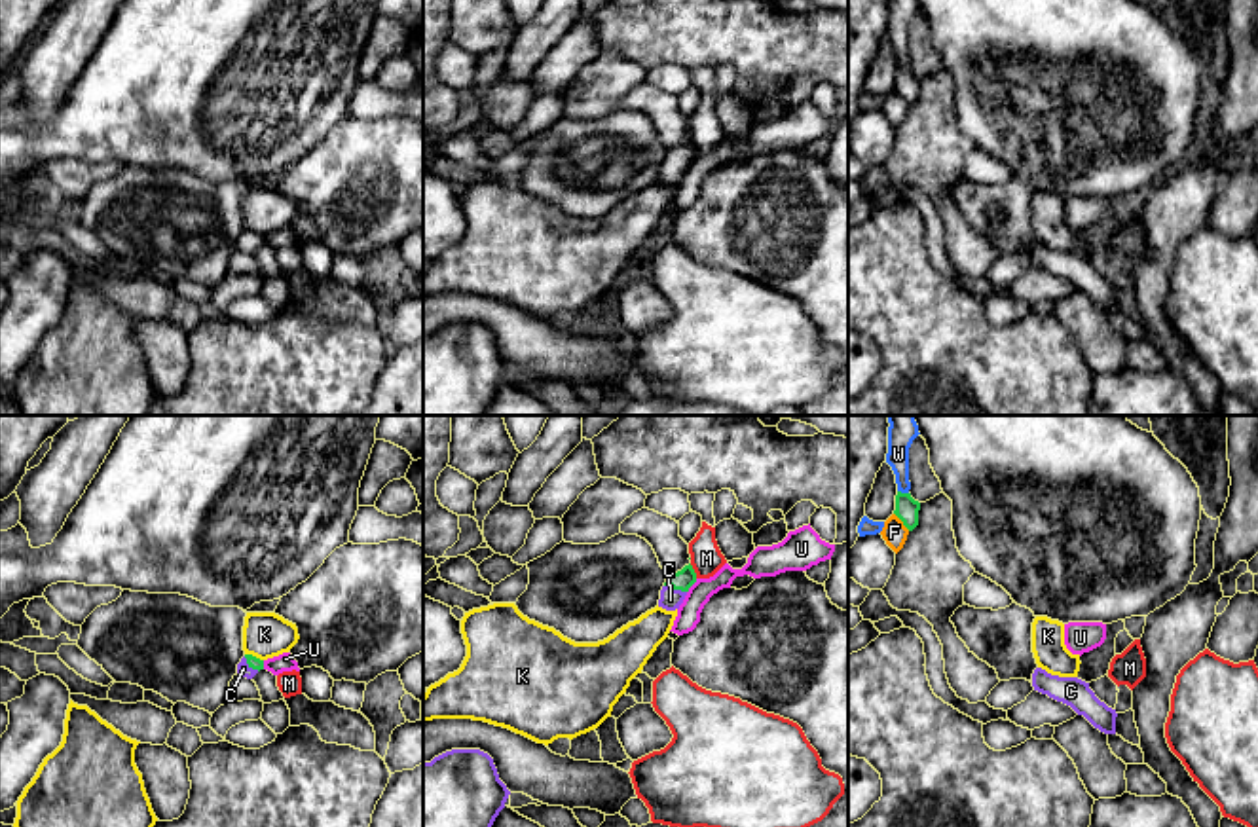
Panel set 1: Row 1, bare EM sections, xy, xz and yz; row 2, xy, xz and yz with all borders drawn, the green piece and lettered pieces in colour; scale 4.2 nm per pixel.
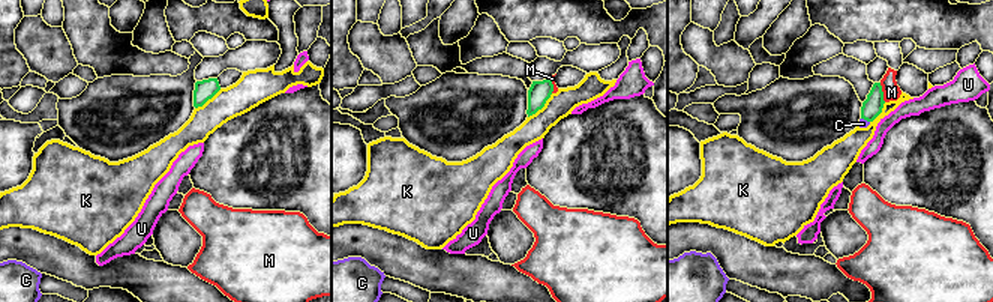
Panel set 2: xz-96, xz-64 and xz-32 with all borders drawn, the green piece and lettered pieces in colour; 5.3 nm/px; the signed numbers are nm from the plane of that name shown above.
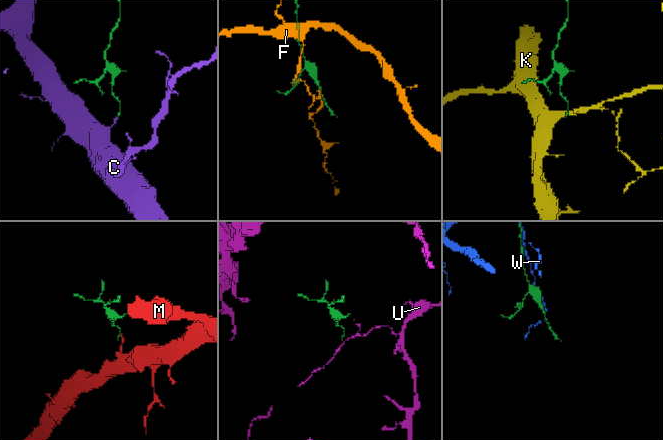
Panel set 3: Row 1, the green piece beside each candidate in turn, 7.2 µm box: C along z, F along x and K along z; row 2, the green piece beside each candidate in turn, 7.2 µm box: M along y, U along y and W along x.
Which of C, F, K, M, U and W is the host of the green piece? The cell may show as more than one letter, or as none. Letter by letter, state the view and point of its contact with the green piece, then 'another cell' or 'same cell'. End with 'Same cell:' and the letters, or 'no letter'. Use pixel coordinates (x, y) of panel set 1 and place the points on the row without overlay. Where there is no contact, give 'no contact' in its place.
C: contact xz (676, 164); same cell
F: contact yz (902, 95); another cell
K: contact xy (255, 232); another cell
M: contact xz (693, 147); another cell
U: contact xz (691, 160); another cell
W: contact yz (904, 69); another cell
Same cell: C

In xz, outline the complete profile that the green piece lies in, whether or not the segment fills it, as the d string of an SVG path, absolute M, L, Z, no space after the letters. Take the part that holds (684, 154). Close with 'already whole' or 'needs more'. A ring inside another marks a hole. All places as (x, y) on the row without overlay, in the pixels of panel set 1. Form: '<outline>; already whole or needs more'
M685 140L681 146L670 150L660 165L658 182L675 186L683 178L689 163L696 157L693 140Z; needs more

